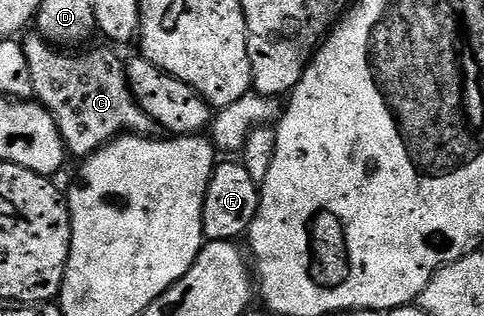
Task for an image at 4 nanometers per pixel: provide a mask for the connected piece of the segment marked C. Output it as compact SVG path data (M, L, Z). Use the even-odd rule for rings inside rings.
M32 35L33 37L26 36L23 44L25 46L25 54L27 55L27 67L31 71L31 84L33 85L33 97L39 102L42 107L55 119L55 123L59 127L59 135L63 139L66 150L70 154L73 153L77 159L84 159L89 157L95 151L99 151L109 141L122 135L149 135L154 132L155 122L145 114L137 105L137 101L133 98L133 93L129 90L129 85L125 79L125 66L122 58L117 58L115 54L109 49L89 49L86 53L77 53L81 51L62 51L60 48L54 47L40 35Z

